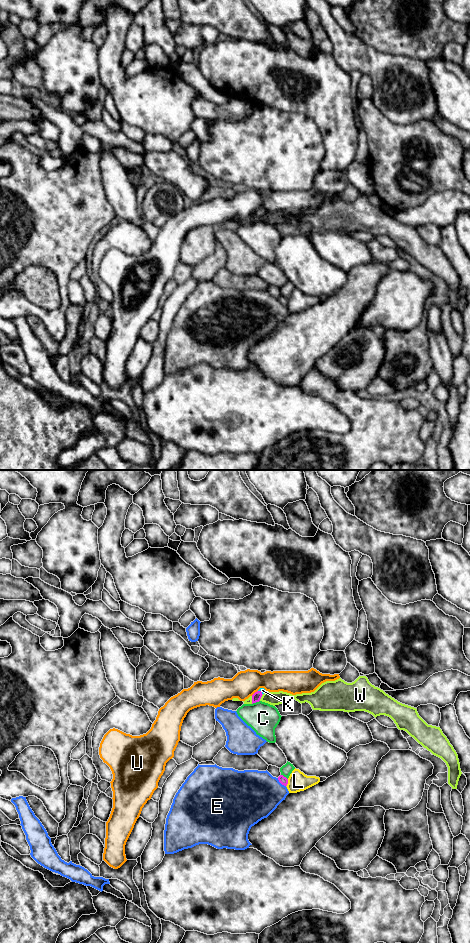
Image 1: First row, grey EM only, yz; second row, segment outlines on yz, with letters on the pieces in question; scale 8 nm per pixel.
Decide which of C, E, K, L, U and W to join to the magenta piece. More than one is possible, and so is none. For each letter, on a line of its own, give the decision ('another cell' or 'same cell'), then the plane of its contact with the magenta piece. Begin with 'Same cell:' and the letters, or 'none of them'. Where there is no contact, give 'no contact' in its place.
Same cell: K
C: another cell; contact in yz
E: another cell; contact in yz
K: same cell; contact in yz
L: another cell; contact in yz
U: another cell; contact in yz
W: another cell; contact in yz

